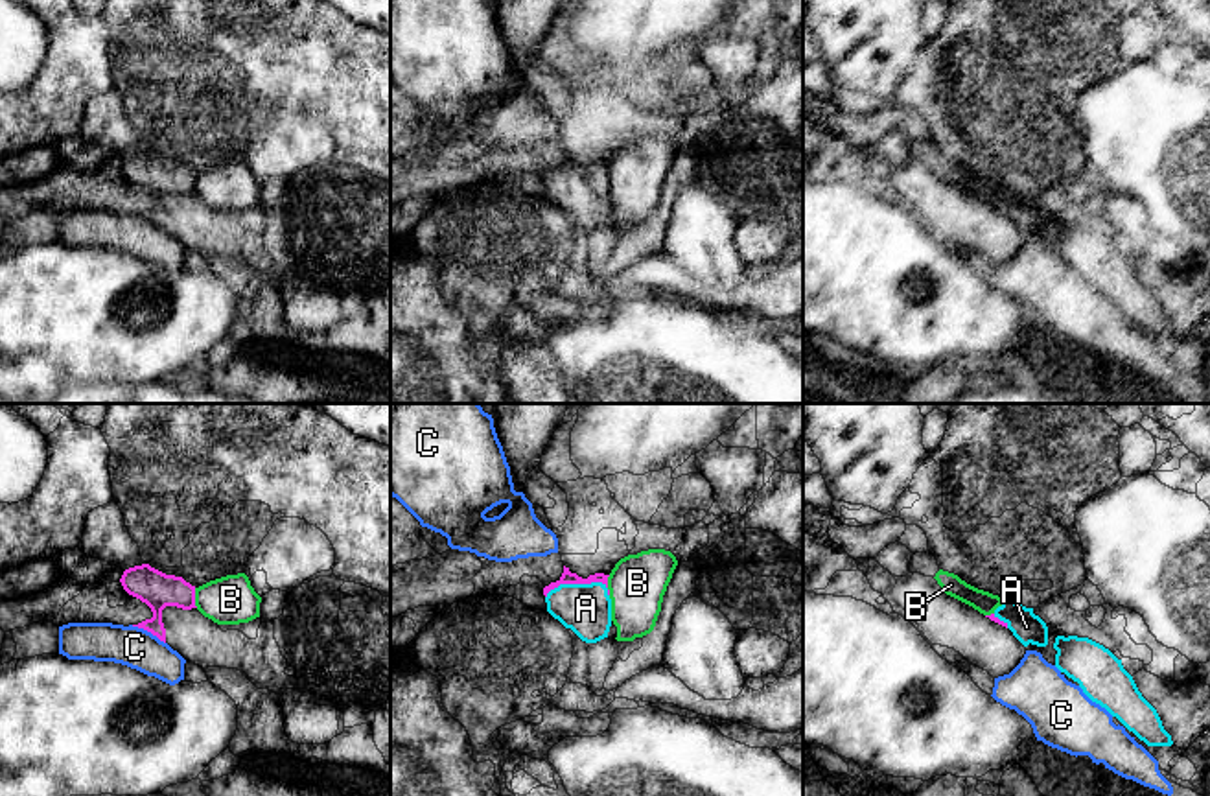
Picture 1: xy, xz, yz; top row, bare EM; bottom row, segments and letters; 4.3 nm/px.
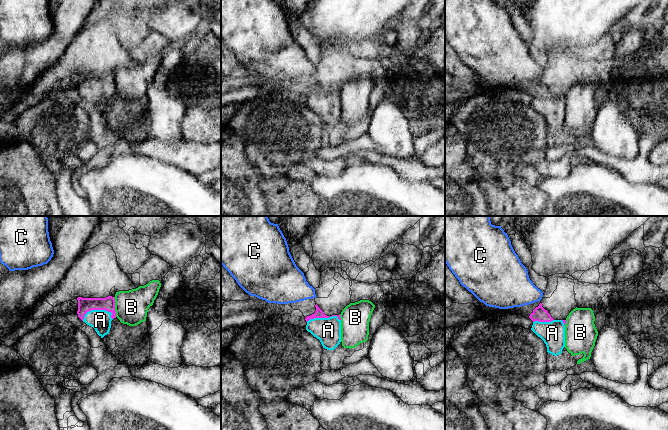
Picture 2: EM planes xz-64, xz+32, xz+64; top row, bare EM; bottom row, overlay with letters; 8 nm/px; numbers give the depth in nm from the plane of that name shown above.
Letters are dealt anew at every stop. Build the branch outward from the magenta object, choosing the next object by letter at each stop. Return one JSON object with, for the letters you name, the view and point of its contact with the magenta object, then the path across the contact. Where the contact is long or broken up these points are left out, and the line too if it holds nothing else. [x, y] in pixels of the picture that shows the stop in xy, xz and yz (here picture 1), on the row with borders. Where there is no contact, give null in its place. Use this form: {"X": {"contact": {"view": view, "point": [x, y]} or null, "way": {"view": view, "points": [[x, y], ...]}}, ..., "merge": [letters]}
{"A": {"contact": {"view": "xz", "point": [575, 583]}, "way": {"view": "xz", "points": [[568, 577], [575, 583], [575, 597], [586, 608]]}}, "merge": ["A"]}

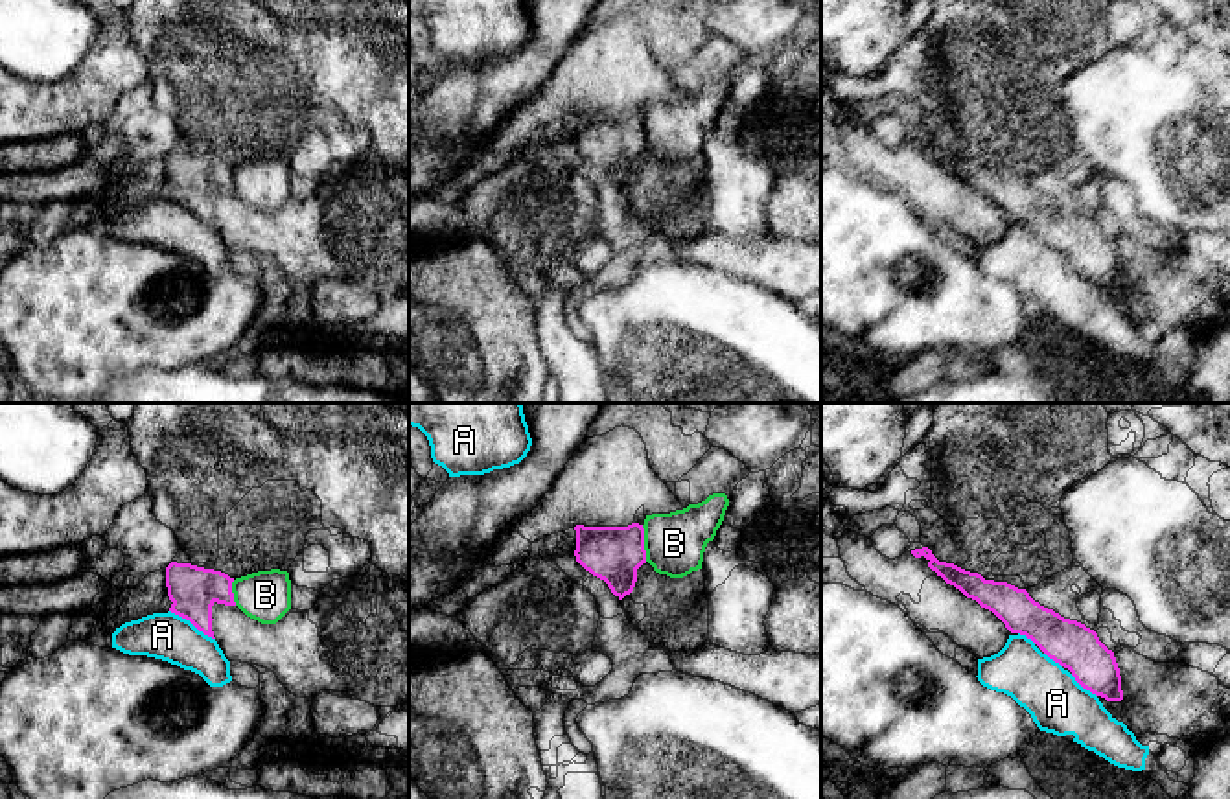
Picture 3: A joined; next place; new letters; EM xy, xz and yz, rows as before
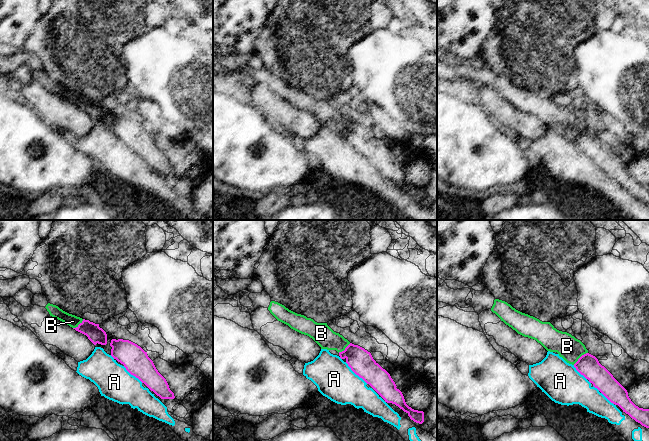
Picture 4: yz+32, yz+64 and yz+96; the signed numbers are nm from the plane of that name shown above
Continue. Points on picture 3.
{"merge": []}

